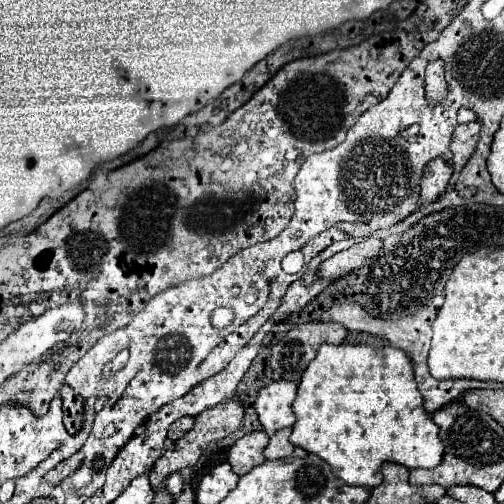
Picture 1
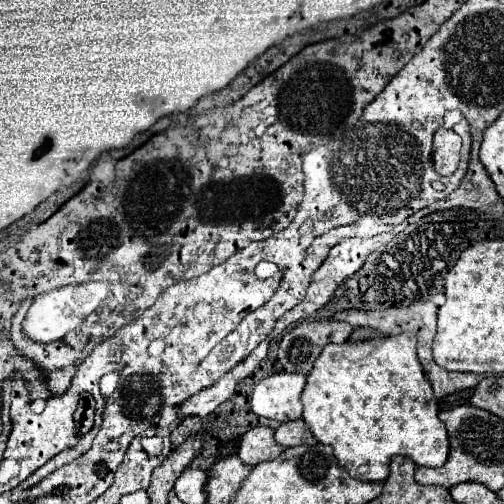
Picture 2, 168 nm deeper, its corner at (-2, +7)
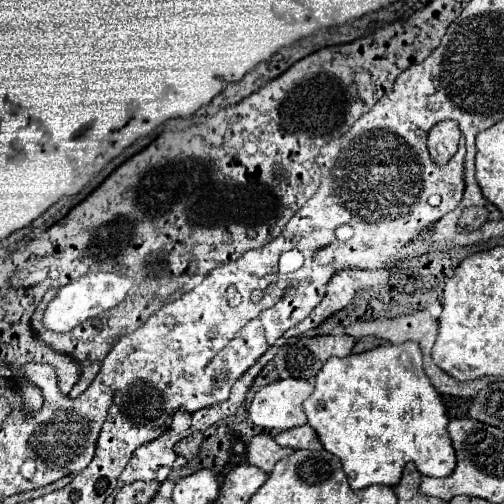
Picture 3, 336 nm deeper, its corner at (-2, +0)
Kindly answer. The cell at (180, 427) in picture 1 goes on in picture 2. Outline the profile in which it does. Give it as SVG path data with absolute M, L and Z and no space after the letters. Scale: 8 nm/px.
M184 417L180 421L180 425L176 429L172 429L170 441L172 441L174 447L178 447L182 441L186 441L192 435L196 435L200 429L202 429L202 419L200 417Z

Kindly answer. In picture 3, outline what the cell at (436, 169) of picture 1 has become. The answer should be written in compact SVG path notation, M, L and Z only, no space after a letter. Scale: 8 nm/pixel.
M444 120L436 124L428 134L428 150L436 164L446 164L458 150L460 128L454 120Z

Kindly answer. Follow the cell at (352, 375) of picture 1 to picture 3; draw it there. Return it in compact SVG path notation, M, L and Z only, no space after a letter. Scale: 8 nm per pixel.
M416 342L386 344L364 354L328 360L316 376L316 388L304 402L308 424L316 430L328 452L342 460L350 488L360 490L372 484L396 486L408 462L414 462L424 476L444 478L456 468L456 454L446 432L448 416L440 392L428 380L422 366L422 352Z

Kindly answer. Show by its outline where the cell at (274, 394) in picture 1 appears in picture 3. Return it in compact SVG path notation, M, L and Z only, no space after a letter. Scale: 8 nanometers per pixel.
M300 378L276 380L256 392L250 404L250 418L266 430L290 430L306 424L302 402L312 394L314 382Z

